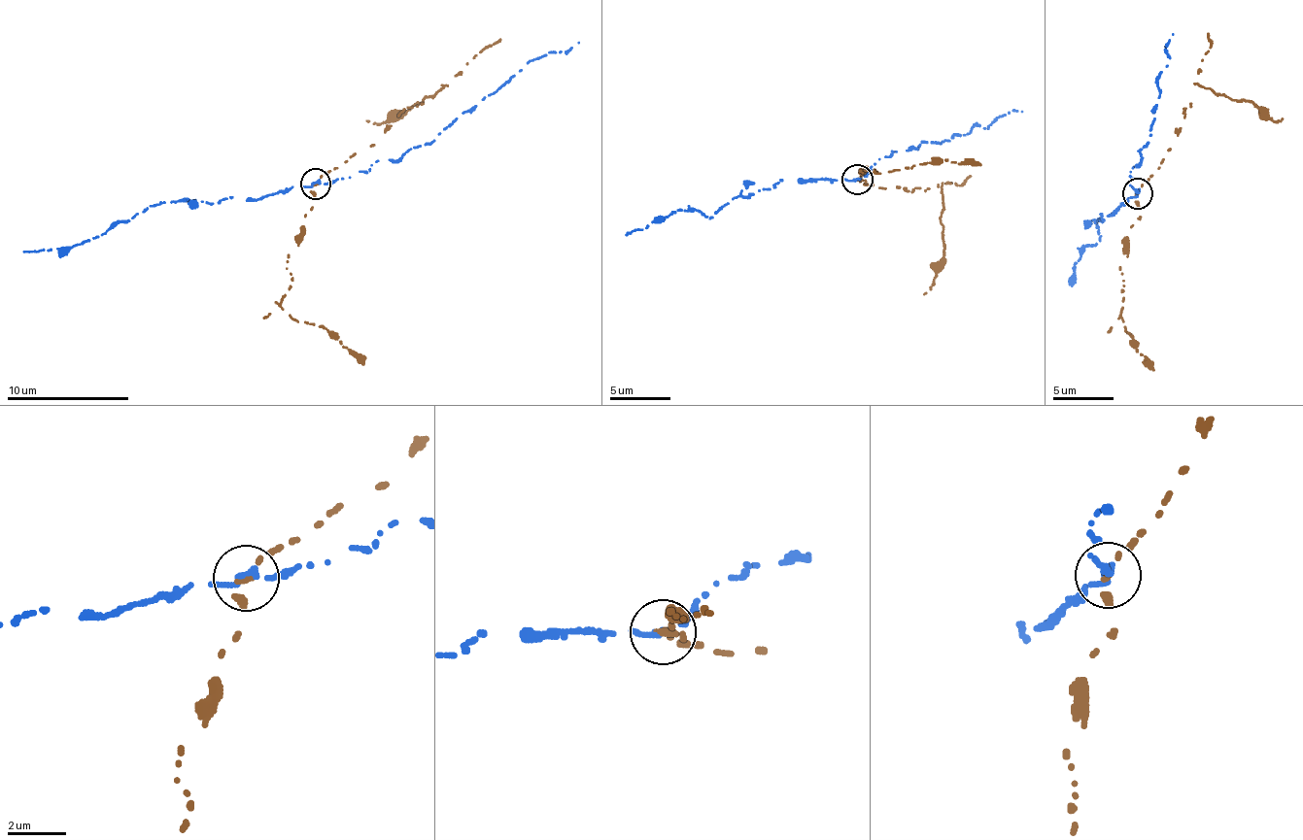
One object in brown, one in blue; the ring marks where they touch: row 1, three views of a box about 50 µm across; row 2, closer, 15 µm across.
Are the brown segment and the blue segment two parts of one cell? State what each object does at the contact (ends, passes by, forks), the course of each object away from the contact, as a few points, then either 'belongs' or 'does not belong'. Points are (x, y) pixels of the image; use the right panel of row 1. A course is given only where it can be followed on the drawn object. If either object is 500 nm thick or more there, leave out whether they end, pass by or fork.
brown passes by; blue ends; course brown (1136, 192), (1171, 150), (1184, 108), (1189, 107), (1200, 87), (1256, 104), (1274, 121), (1284, 119); course blue (1136, 192), (1129, 174), (1148, 146), (1172, 33); does not belong

